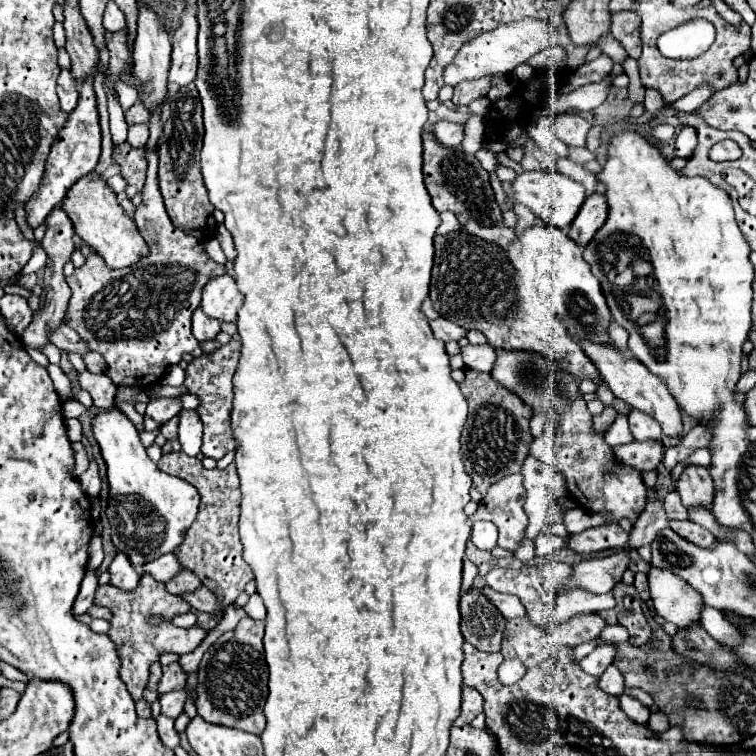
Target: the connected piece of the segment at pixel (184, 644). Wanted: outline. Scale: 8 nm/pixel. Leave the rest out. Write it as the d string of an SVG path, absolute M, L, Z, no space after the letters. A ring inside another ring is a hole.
M150 575L142 577L136 591L126 593L120 591L112 585L98 585L96 595L94 595L94 603L108 607L112 611L112 621L110 621L110 629L108 629L108 637L114 641L118 655L120 655L120 677L122 683L126 685L126 689L130 691L134 703L136 703L136 711L140 717L150 719L150 705L144 701L142 691L146 687L148 681L148 667L158 661L158 657L162 653L176 653L176 655L184 655L184 653L192 653L208 635L208 631L200 629L200 627L192 627L192 629L180 629L174 627L172 621L166 617L166 603L168 597L178 597L178 595L170 595L164 587L164 583L154 581ZM152 615L162 615L162 621L158 625L150 625L150 617Z

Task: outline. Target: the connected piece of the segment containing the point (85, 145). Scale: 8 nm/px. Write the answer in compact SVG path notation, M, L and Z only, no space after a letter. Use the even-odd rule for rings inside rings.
M86 79L80 89L80 101L78 101L76 109L68 115L68 121L66 121L62 133L58 133L58 137L50 149L42 185L38 187L34 197L30 197L30 201L26 203L26 221L32 229L36 229L44 223L46 215L66 197L68 189L80 177L94 171L98 157L100 157L100 125L98 125L96 97L94 97L94 89L92 89L92 79Z

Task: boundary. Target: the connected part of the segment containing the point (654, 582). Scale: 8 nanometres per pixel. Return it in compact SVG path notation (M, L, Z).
M652 567L652 571L648 573L648 581L654 609L664 621L672 621L678 629L686 629L700 621L704 607L702 595L686 581L670 571L656 567Z

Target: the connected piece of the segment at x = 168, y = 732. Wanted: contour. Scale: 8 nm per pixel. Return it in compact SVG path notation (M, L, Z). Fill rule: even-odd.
M158 715L156 717L156 725L158 725L158 735L162 739L162 743L170 749L174 749L178 745L178 733L174 729L174 719L166 717L166 715Z

